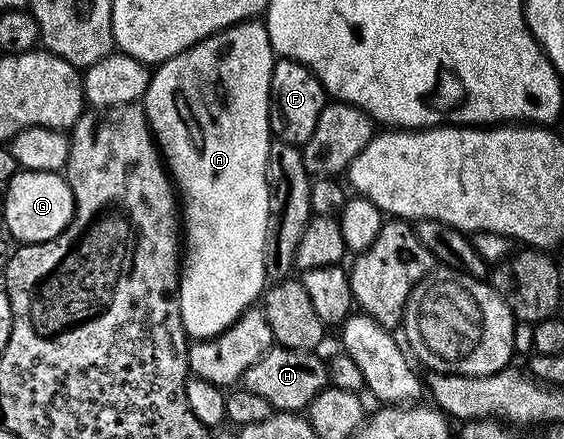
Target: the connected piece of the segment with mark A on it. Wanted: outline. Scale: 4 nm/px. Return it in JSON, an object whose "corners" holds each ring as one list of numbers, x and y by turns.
{"corners":[[255,18,244,20,241,24,222,28,220,32,206,36,199,44,185,49,181,54,158,65,151,73,151,81,141,101,147,110,147,122,151,126,156,145,169,169,169,175,177,189,178,199,181,201,181,224,185,229,185,251,181,256,179,273,179,305,181,306,181,322,192,341,207,340,210,336,221,334,241,313,252,307,265,291,267,275,265,274,263,251,267,237,269,198,271,197,271,191,267,185,267,159,269,158,269,146,273,139,269,106,271,105,271,71,276,59,276,53,271,50,266,23]]}

